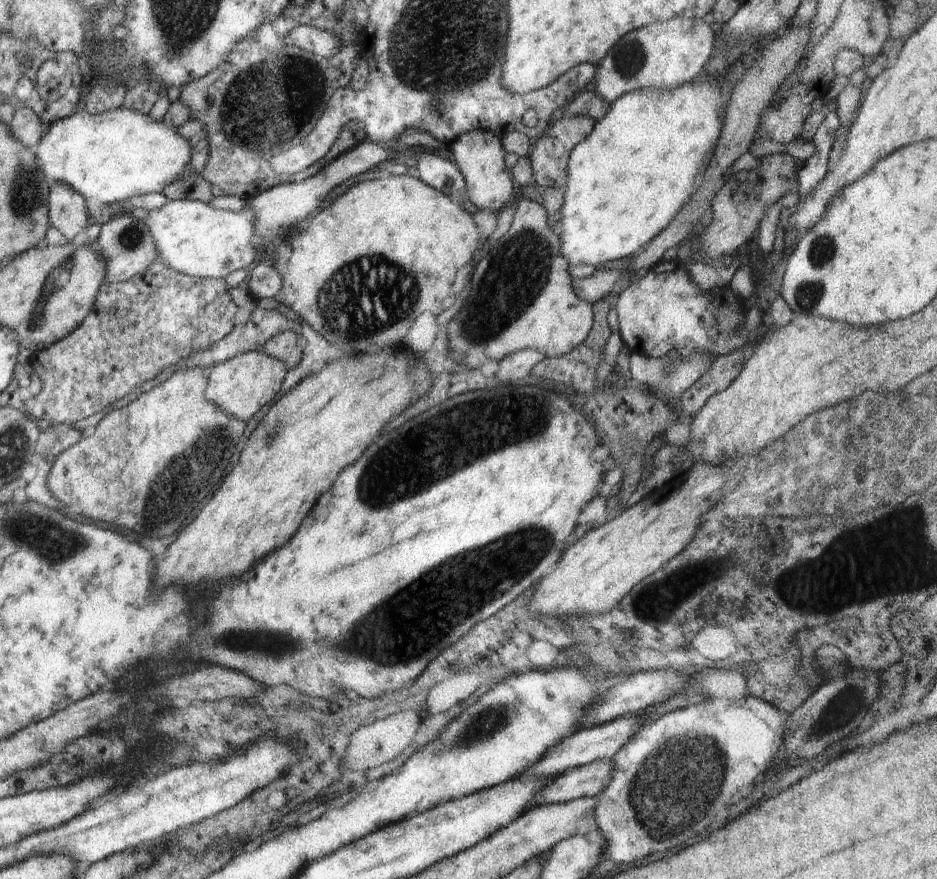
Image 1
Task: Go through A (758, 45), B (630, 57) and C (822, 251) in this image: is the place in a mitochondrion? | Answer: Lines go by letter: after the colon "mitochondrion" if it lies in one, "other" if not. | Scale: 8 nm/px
A: other
B: mitochondrion
C: mitochondrion

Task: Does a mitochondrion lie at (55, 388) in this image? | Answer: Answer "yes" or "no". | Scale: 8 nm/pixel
no

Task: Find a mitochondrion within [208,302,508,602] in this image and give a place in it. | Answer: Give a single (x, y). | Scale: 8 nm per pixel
(275, 435)

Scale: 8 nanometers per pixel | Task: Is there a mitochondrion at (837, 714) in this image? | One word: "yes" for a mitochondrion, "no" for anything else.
yes

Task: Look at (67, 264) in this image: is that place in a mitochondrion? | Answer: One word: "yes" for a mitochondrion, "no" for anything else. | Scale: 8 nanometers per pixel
yes

